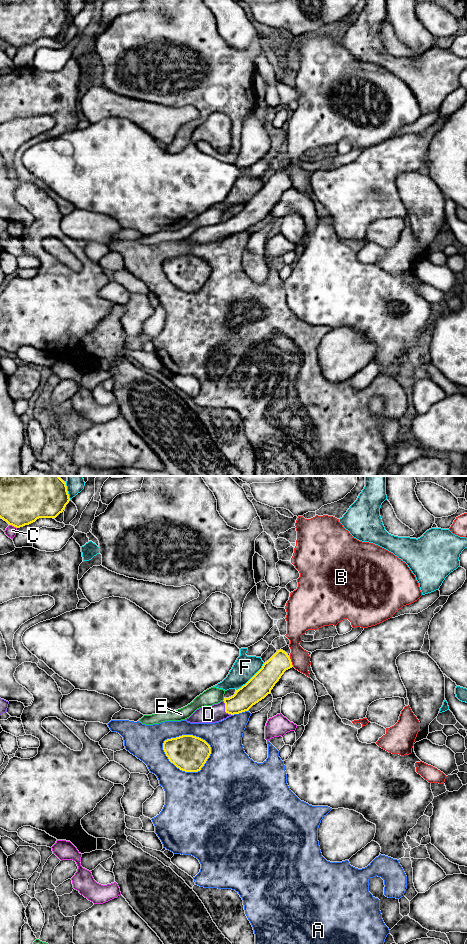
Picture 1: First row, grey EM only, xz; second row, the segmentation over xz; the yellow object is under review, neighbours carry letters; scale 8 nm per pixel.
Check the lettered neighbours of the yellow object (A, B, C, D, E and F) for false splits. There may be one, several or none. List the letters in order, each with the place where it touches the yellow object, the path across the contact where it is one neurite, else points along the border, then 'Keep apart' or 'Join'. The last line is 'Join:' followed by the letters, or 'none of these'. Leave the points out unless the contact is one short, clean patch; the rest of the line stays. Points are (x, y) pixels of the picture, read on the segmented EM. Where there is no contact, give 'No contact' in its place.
A: Touches yellow at xz (190, 735). Keep apart
B: Touches yellow at xz (291, 662). Keep apart
C: Touches yellow at xz (13, 525). Keep apart
D: Touches yellow at xz (225, 709). Path across: xz (251, 693), (240, 702), (225, 709), (208, 714). Join
E: Touches yellow at xz (224, 699). Keep apart
F: Touches yellow at xz (251, 678). Keep apart
Join: D

